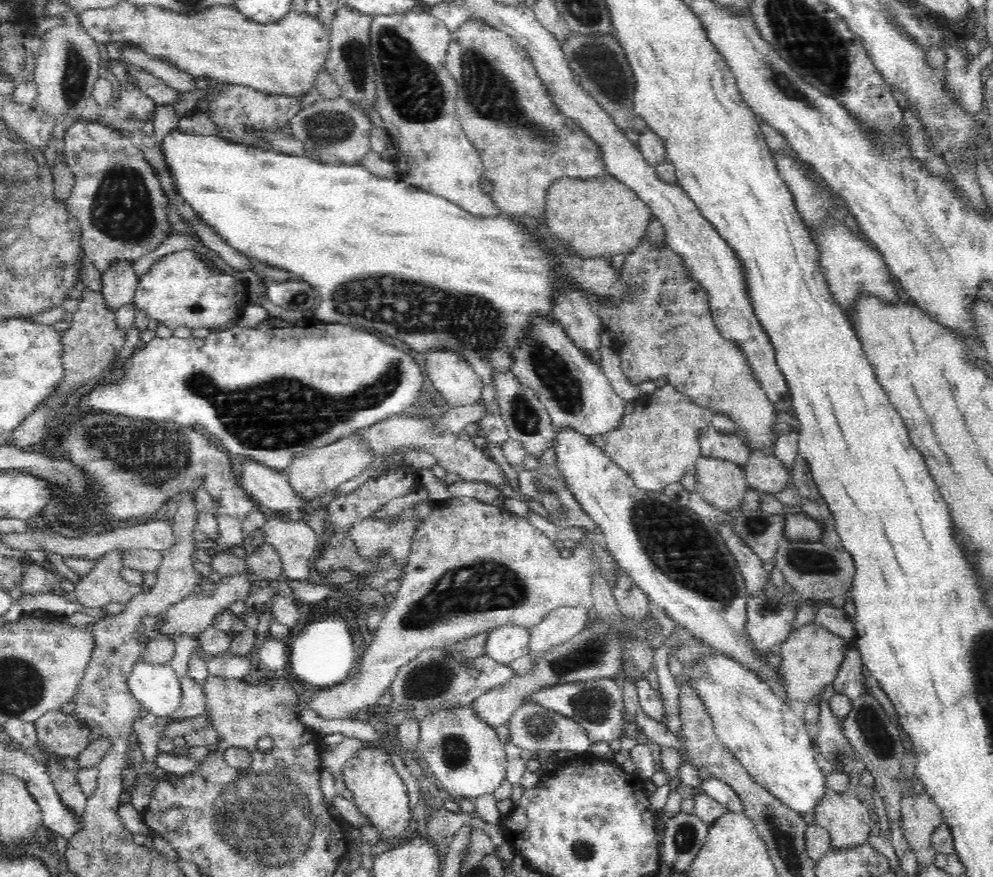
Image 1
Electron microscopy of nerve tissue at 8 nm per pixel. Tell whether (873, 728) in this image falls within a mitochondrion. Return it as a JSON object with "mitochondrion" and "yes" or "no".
{"mitochondrion":"yes"}

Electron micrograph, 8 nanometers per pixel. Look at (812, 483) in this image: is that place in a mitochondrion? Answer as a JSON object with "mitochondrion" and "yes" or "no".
{"mitochondrion":"no"}

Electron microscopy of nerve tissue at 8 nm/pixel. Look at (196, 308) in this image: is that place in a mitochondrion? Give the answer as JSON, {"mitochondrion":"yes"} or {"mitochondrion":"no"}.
{"mitochondrion":"no"}

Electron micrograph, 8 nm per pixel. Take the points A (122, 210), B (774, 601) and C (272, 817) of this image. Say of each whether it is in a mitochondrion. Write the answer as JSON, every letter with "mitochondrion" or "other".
{"A":"mitochondrion","B":"mitochondrion","C":"mitochondrion"}

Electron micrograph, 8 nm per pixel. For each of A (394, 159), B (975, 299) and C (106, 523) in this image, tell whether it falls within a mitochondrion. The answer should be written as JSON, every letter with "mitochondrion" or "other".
{"A":"other","B":"other","C":"other"}

